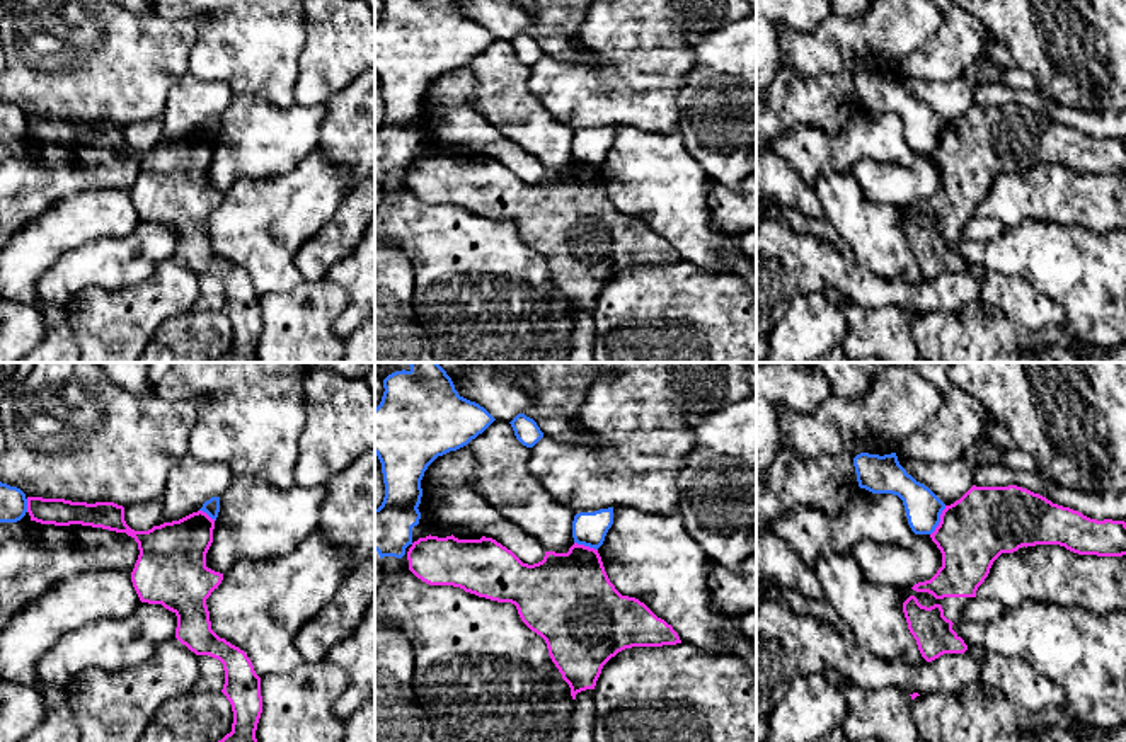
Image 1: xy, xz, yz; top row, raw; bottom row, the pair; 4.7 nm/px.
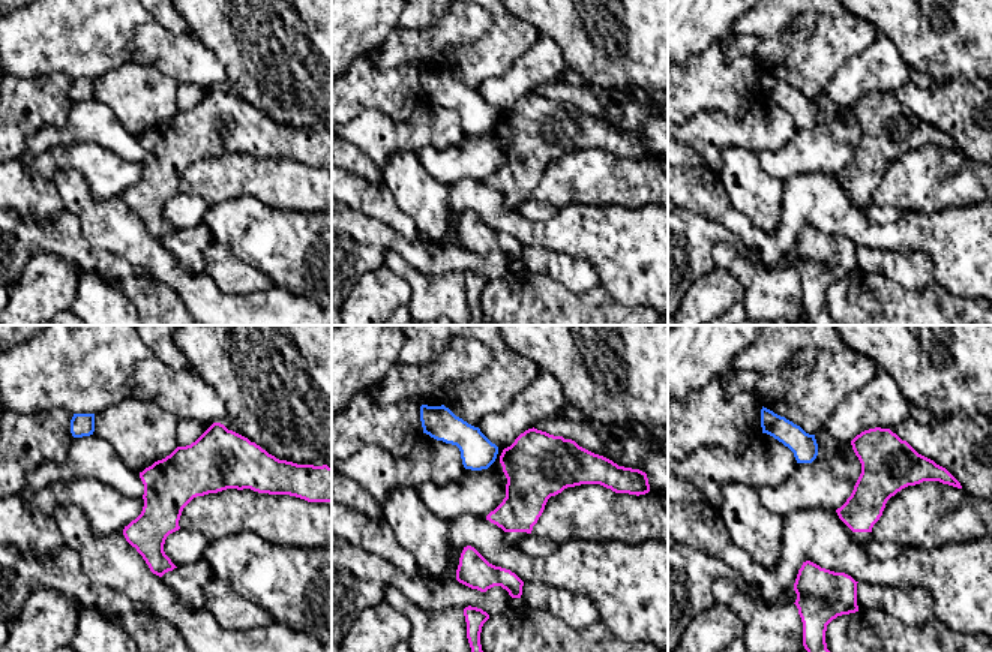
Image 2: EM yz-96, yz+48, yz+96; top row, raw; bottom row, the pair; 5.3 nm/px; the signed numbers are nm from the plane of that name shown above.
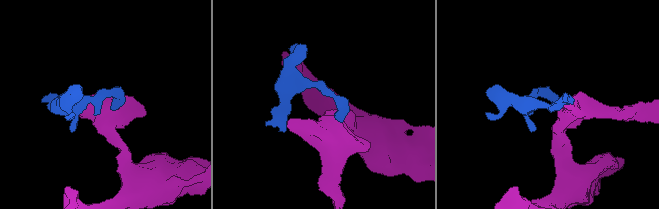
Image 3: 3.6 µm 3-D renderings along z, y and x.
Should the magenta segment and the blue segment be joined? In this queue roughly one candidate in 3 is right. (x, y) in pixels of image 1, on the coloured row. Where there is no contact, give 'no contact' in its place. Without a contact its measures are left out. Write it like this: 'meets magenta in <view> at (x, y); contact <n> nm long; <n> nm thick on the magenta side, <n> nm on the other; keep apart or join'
meets magenta in yz at (941, 521); contact 160 nm long; 340 nm thick on the magenta side, 170 nm on the other; keep apart

